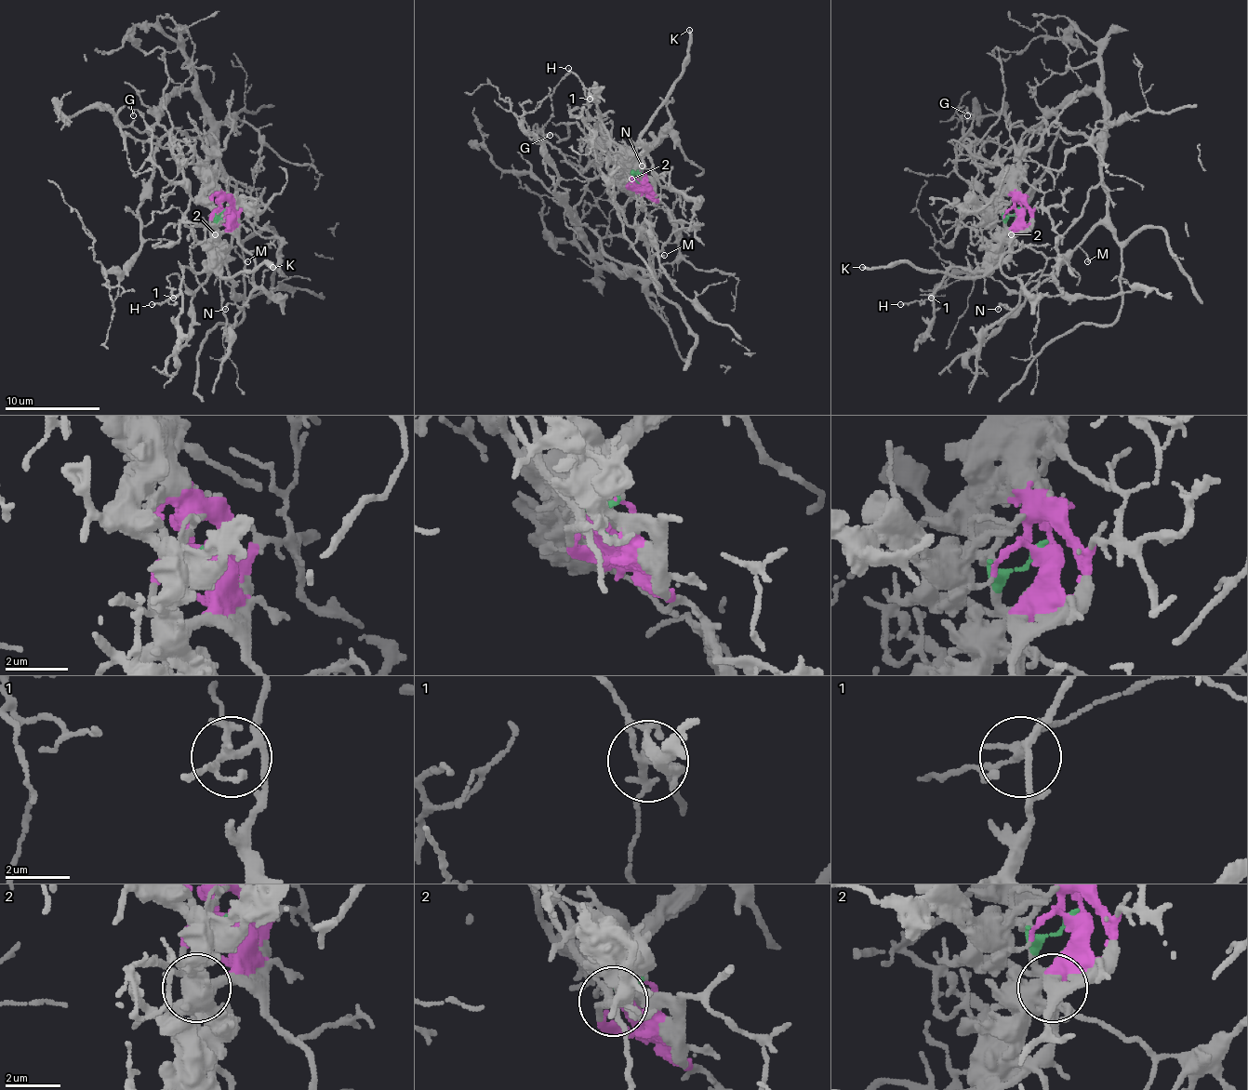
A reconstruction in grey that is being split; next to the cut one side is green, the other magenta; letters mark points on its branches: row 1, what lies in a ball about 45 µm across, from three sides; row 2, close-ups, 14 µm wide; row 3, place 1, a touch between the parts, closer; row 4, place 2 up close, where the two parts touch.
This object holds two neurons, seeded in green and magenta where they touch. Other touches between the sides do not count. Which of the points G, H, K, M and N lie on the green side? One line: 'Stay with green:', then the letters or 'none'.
Stay with green: M

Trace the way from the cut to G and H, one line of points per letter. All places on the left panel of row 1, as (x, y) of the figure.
G: (227, 209), (215, 194), (193, 197), (162, 173), (152, 159), (148, 123), (136, 109), (133, 115)
H: (227, 209), (227, 226), (219, 235), (219, 252), (203, 269), (193, 272), (186, 266), (174, 298), (152, 305)

